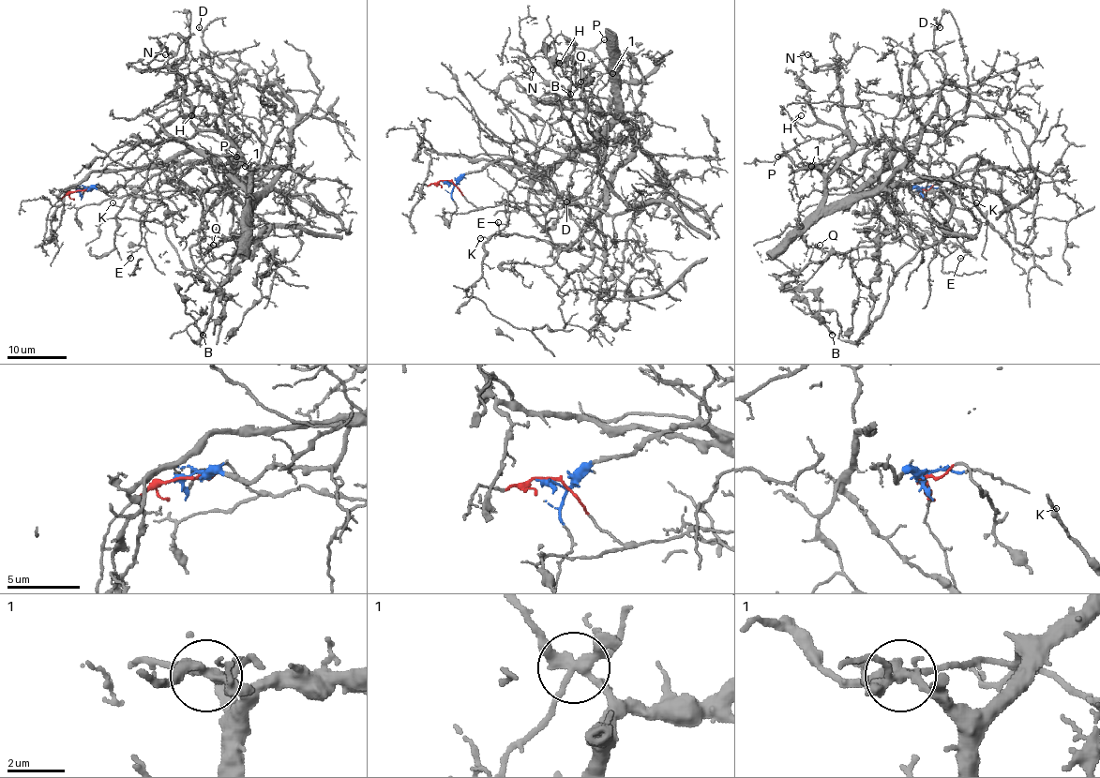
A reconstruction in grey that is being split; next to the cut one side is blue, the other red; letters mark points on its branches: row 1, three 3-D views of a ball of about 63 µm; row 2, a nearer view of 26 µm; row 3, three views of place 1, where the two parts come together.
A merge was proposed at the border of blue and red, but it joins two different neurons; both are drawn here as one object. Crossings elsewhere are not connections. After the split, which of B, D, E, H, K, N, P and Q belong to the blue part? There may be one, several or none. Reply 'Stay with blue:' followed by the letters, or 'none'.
Stay with blue: D, H, K, N, P, Q

